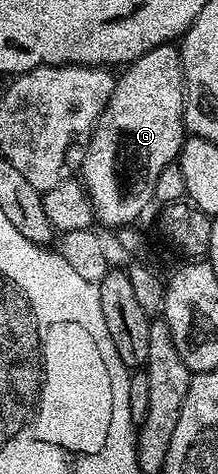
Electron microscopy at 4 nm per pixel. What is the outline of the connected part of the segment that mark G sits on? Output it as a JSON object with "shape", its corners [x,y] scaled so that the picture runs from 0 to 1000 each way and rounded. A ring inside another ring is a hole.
{"shape":[[[771,93],[725,97],[683,110],[665,110],[665,118],[647,118],[628,129],[596,133],[528,167],[528,184],[500,203],[500,211],[482,219],[482,228],[463,236],[463,245],[436,255],[436,270],[417,276],[417,289],[394,293],[390,310],[399,319],[381,325],[381,342],[372,333],[372,359],[381,350],[381,369],[372,382],[399,397],[399,409],[417,416],[417,443],[436,451],[436,468],[472,477],[528,477],[523,481],[583,481],[606,475],[615,460],[638,460],[656,451],[656,441],[674,432],[697,432],[711,416],[711,390],[720,388],[720,371],[739,371],[739,363],[780,342],[807,340],[821,329],[821,316],[839,308],[849,289],[849,268],[839,264],[839,129],[821,122],[821,97]]]}

